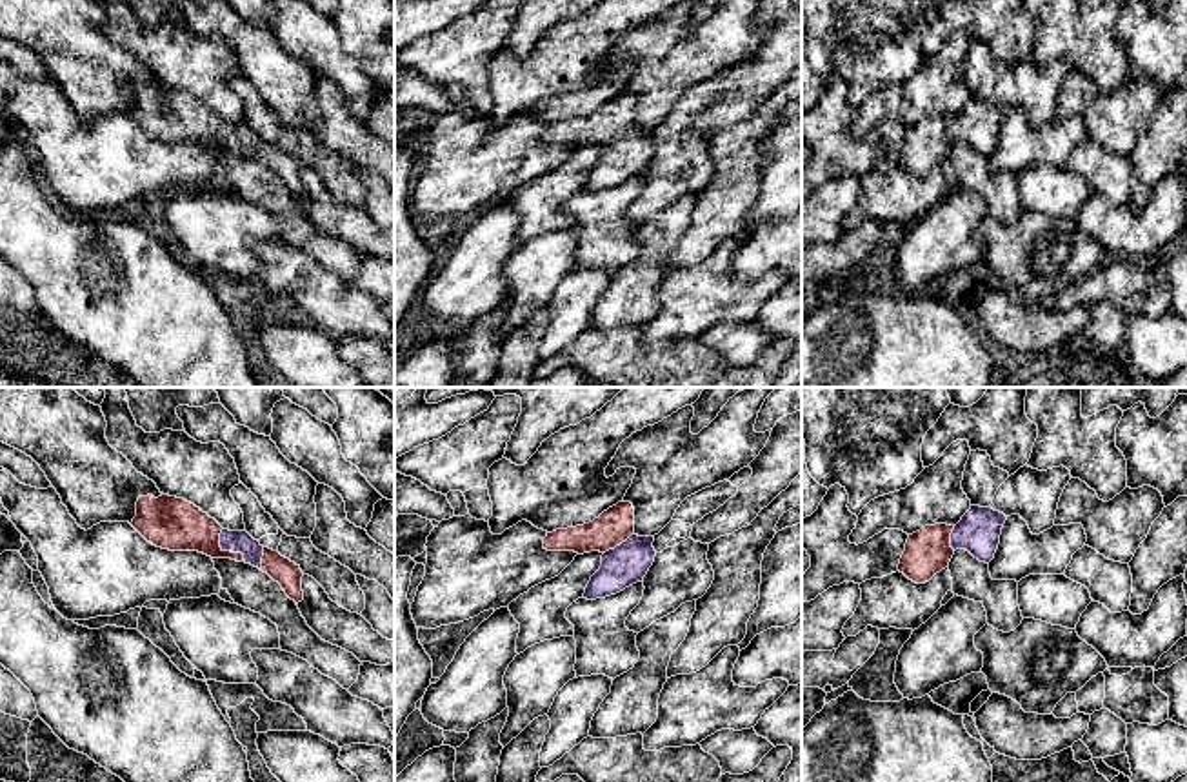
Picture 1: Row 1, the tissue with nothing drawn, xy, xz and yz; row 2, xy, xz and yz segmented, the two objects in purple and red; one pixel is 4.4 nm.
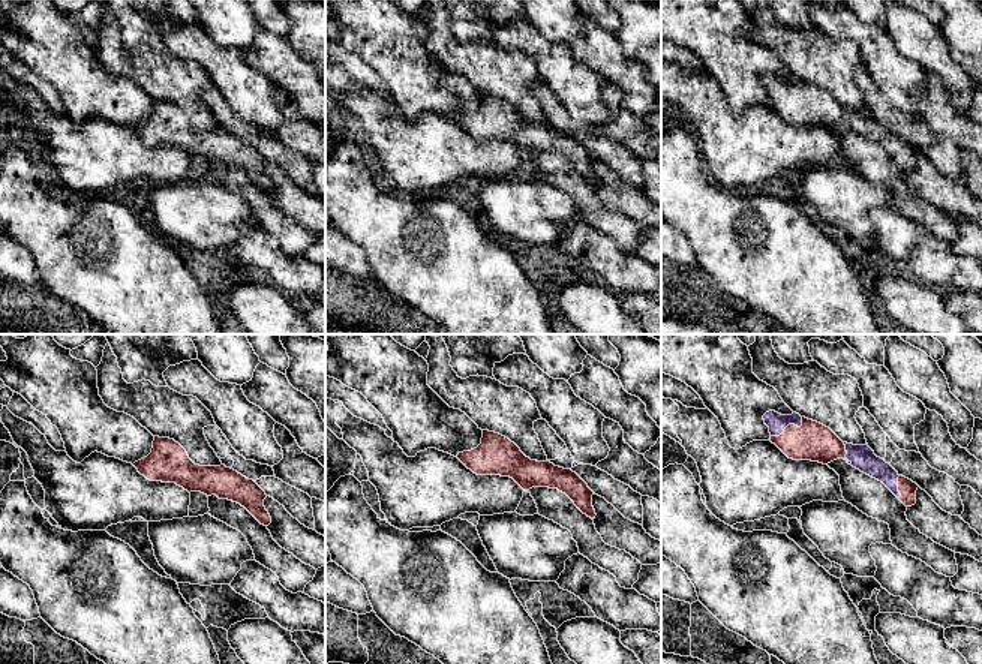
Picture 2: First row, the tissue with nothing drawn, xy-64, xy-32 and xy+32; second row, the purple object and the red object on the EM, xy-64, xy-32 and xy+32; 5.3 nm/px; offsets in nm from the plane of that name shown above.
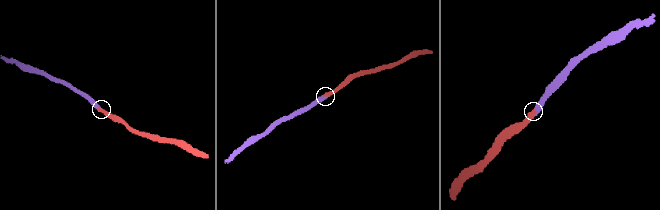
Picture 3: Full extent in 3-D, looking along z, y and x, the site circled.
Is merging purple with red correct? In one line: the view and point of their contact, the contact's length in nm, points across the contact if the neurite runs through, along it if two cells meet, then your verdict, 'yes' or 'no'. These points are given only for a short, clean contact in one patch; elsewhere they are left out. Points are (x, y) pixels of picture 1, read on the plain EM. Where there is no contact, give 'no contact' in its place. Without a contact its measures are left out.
contact xy (226, 142); length 190 nm; yes

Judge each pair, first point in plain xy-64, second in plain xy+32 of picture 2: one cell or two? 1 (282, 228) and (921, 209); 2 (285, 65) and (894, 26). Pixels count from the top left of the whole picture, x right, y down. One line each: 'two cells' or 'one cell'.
1: one cell
2: one cell

